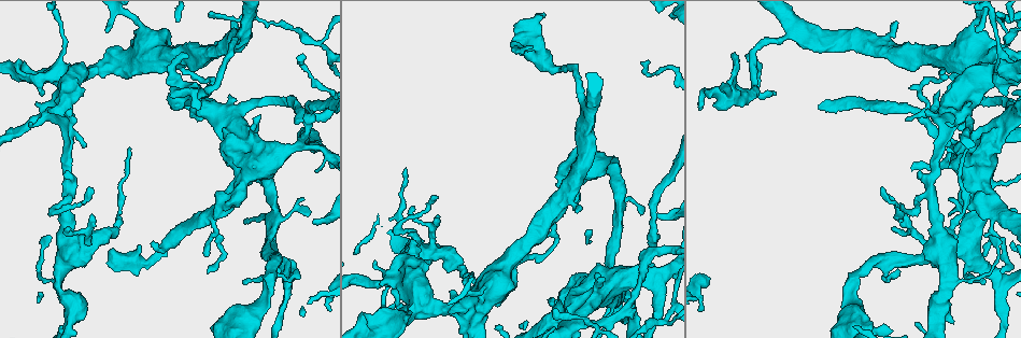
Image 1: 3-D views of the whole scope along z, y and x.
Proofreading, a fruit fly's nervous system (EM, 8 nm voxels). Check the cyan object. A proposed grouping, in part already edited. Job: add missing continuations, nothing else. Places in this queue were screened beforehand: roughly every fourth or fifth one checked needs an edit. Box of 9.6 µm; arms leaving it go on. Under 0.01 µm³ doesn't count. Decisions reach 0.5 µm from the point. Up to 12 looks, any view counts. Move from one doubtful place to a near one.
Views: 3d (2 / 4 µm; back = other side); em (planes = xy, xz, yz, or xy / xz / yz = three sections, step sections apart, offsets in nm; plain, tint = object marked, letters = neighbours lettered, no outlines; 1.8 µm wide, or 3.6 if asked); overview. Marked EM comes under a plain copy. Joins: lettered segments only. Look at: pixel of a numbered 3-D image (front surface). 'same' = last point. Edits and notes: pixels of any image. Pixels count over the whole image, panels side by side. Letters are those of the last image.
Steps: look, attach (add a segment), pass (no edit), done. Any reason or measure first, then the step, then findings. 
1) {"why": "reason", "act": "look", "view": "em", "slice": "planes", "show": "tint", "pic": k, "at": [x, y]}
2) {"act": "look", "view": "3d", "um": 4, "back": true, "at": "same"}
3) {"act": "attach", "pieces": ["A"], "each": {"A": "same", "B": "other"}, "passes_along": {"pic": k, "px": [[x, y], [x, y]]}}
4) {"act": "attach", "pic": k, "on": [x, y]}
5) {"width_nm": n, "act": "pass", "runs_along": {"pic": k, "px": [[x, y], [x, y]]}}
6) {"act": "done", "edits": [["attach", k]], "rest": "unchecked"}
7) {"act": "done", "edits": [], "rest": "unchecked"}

{"why": "branch stops here", "act": "look", "view": "3d", "um": 2, "pic": 1, "at": [896, 22]}

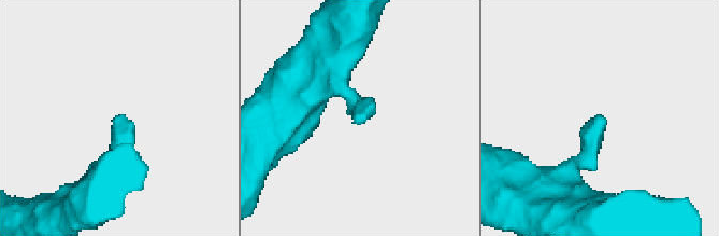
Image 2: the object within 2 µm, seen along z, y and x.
{"why": "shape alone is not enough", "act": "look", "view": "em", "slice": "xz", "step": 16, "show": "tint", "pic": 2, "at": [354, 121]}

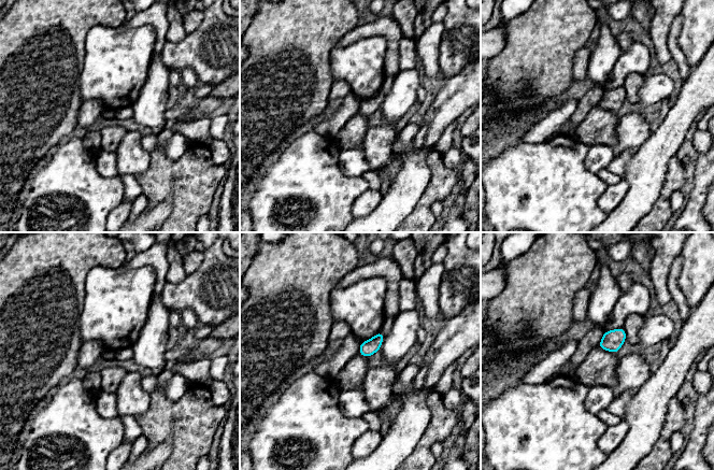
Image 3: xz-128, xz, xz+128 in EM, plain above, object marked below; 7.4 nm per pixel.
{"why": "cut it another way", "act": "look", "view": "em", "slice": "planes", "show": "letters", "at": "same"}

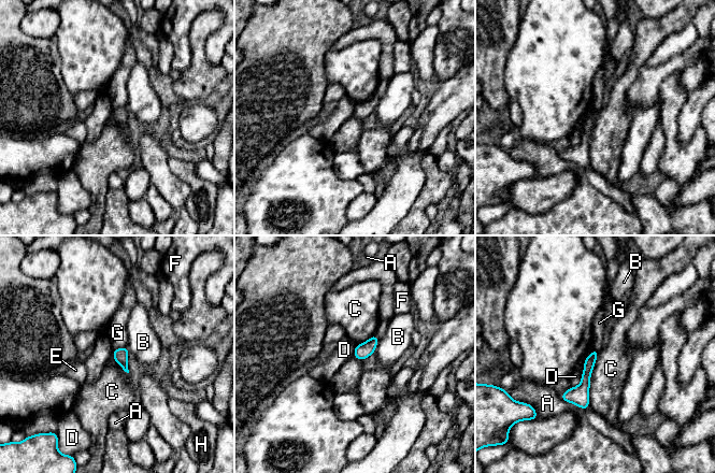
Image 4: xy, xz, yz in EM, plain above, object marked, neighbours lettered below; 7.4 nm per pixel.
{"act": "pass", "each": {"A": "other", "B": "other", "C": "other", "D": "other", "E": "other", "F": "other", "G": "other", "H": "other"}, "runs_along": {"pic": 4, "px": [[595, 353], [585, 384], [566, 398]]}, "found": "no lettered segment goes on from it"}

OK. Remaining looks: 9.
{"why": "abrupt turn", "act": "look", "view": "em", "slice": "planes", "show": "letters", "pic": 1, "at": [928, 123]}

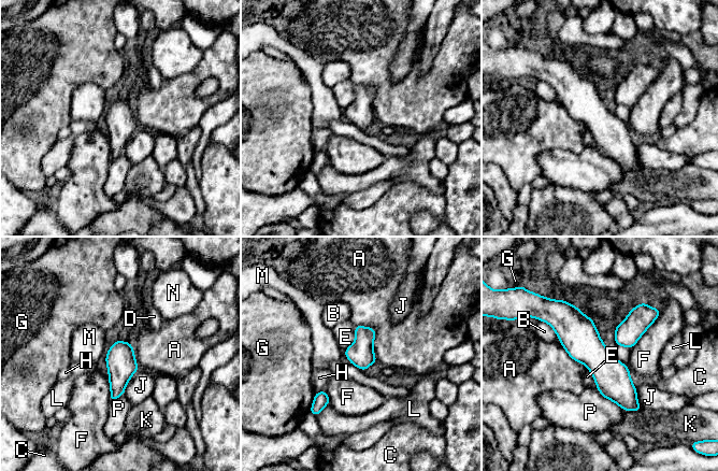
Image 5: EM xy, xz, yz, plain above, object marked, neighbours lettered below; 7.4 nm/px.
{"width_nm": 200, "act": "pass", "each": {"A": "other", "B": "other", "C": "other", "D": "other", "E": "other", "F": "other", "G": "other", "H": "other", "J": "other", "K": "other", "L": "other", "M": "other", "N": "other", "P": "other"}, "found": "no lettered segment goes on from it"}

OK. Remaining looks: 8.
{"why": "an open end", "act": "look", "view": "em", "slice": "yz", "step": 8, "show": "tint", "pic": 1, "at": [659, 215]}

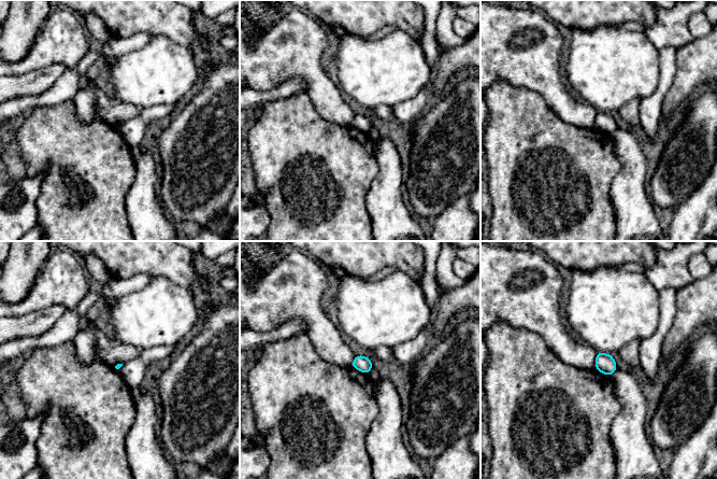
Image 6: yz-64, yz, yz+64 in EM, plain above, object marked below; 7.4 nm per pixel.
{"why": "another direction", "act": "look", "view": "em", "slice": "xz", "step": 8, "show": "letters", "at": "same"}

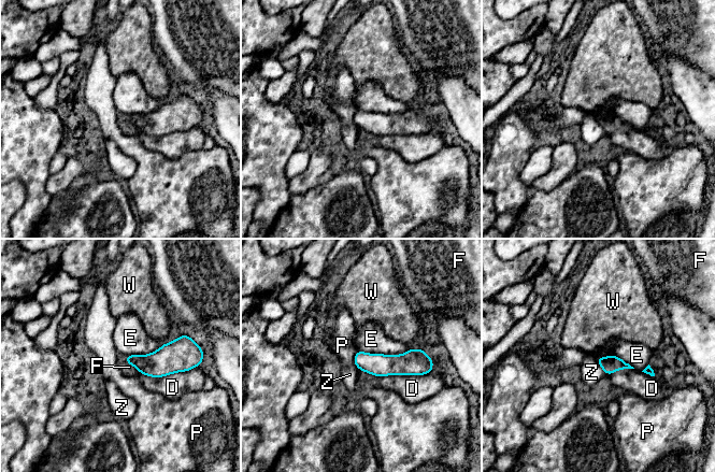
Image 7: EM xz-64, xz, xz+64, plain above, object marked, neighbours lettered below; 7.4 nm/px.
{"act": "pass", "each": {"D": "other", "E": "other", "F": "other", "P": "other", "W": "other", "Z": "other"}, "border": {"pic": 7, "px": [[357, 349], [354, 356], [355, 366]]}, "found": "no lettered segment goes on from it"}

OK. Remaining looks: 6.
{"why": "four arms meet", "act": "look", "view": "em", "slice": "planes", "show": "tint", "pic": 1, "at": [968, 240]}

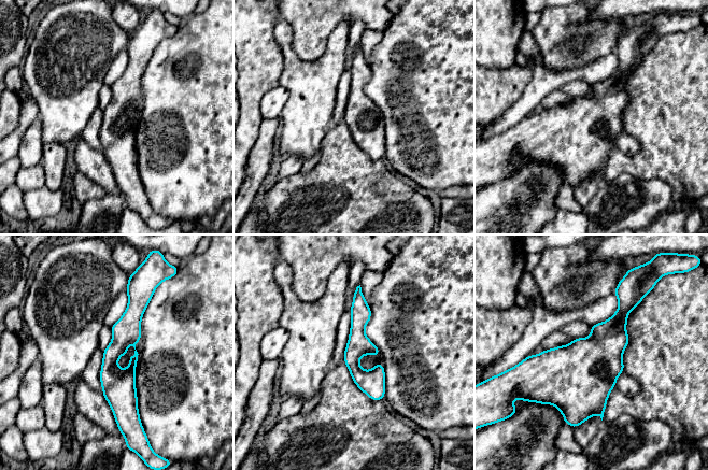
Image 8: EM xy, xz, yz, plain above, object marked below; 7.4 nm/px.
{"why": "see the neighbours", "act": "look", "view": "em", "slice": "planes", "show": "letters", "at": "same"}

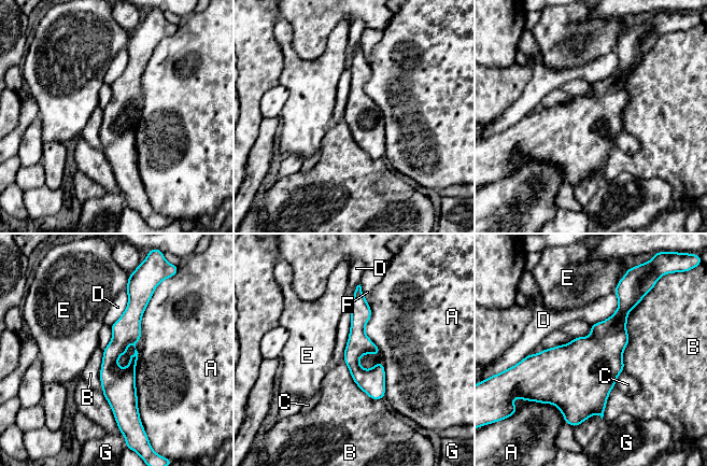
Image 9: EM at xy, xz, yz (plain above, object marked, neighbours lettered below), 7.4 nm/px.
{"longest_contact_nm": ["B", 700], "act": "pass", "each": {"A": "other", "B": "other", "C": "other", "D": "other", "E": "other", "F": "other", "G": "other"}, "border": {"pic": 9, "px": [[349, 310], [343, 361], [381, 399]]}, "found": "no lettered segment goes on from it"}

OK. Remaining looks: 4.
{"why": "closes a loop", "act": "look", "view": "3d", "um": 2, "pic": 1, "at": [989, 105]}

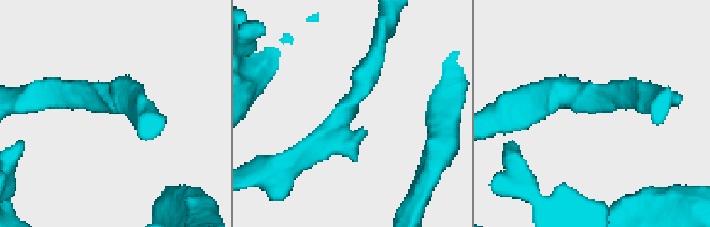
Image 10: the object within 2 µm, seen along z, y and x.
{"act": "look", "view": "em", "um": 3.6, "slice": "xz", "step": 4, "show": "tint", "pic": 10, "at": [111, 107]}

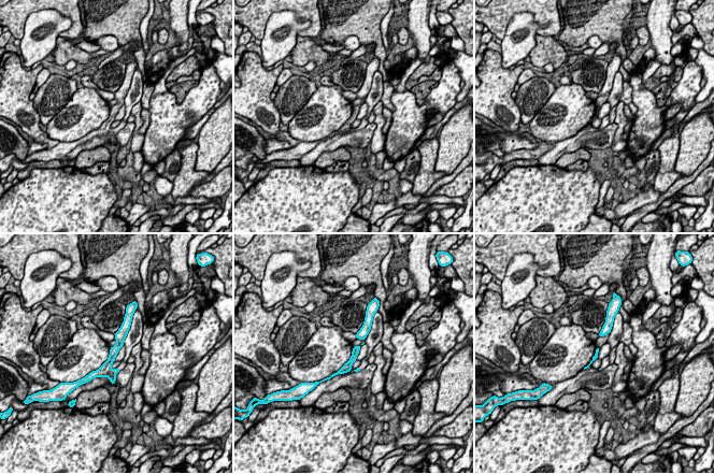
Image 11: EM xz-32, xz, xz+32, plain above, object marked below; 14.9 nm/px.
{"act": "look", "view": "em", "um": 3.6, "slice": "planes", "show": "letters", "at": "same"}

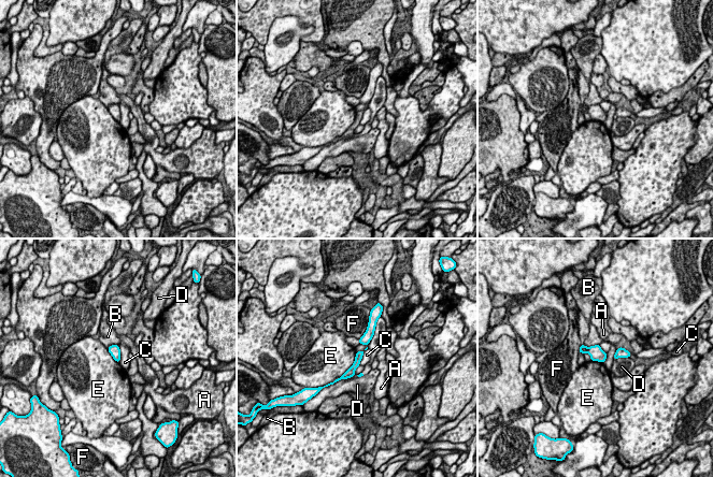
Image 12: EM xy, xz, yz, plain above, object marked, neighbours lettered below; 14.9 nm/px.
{"width_nm": 100, "act": "pass", "each": {"A": "other", "B": "other", "C": "other", "D": "other", "E": "other", "F": "other"}, "found": "no lettered segment goes on from it"}

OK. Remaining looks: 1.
{"act": "done", "edits": [], "rest": "unchecked"}

